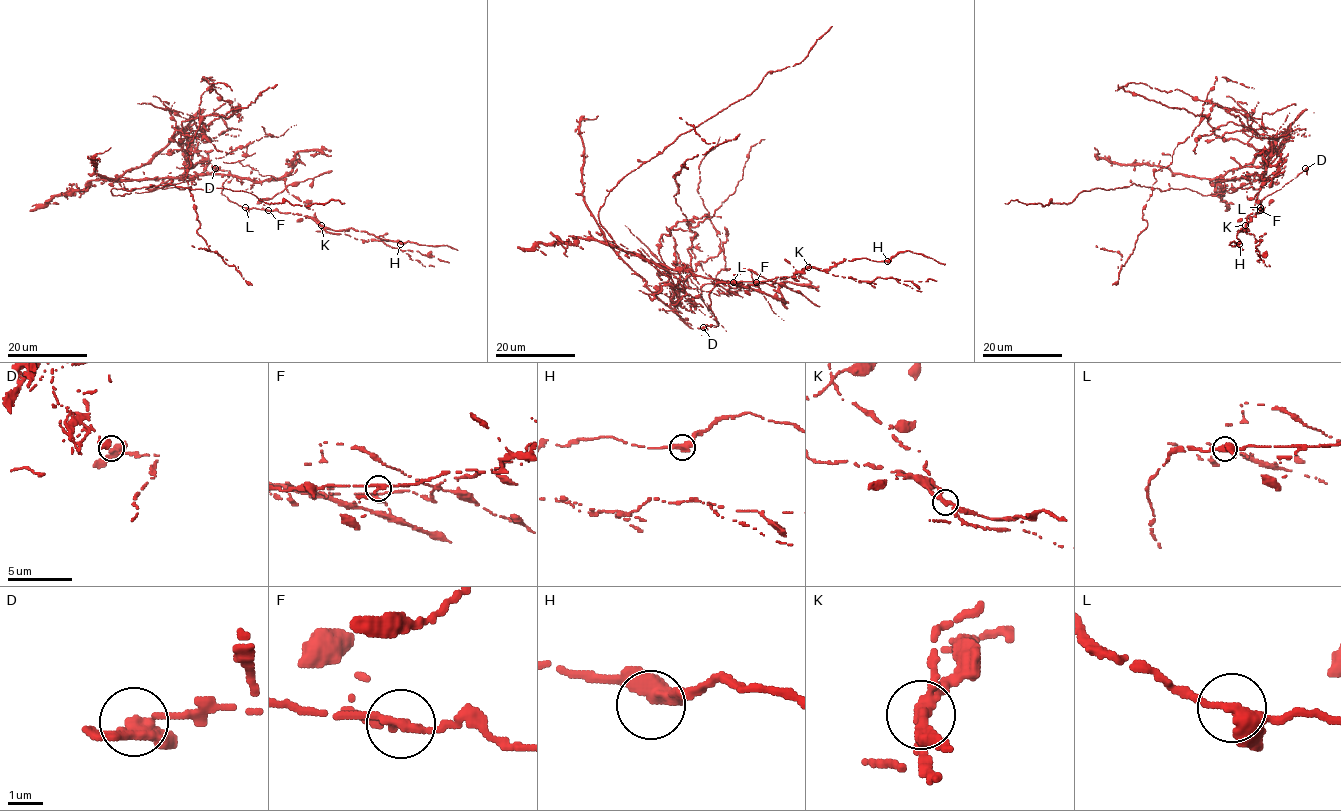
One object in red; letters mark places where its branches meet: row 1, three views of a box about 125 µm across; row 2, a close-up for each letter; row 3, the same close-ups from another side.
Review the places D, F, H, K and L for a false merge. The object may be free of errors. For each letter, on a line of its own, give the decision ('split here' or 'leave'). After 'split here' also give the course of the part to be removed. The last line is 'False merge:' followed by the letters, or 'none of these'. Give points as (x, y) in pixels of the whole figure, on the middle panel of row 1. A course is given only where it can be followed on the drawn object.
D: leave
F: leave
H: leave
K: split here; foreign part runs (808, 267), (752, 289), (607, 245), (686, 295), (660, 237), (689, 230), (674, 175), (714, 142), (679, 117)
L: leave
False merge: K

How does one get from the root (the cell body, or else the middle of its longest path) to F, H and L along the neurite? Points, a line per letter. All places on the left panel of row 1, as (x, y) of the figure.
F: (145, 163), (120, 178), (226, 174), (261, 181), (272, 175), (317, 220), (268, 210)
H: (145, 163), (120, 178), (226, 174), (261, 181), (272, 175), (313, 209), (321, 225), (354, 228), (400, 244)
L: (145, 163), (120, 178), (226, 174), (261, 181), (272, 175), (317, 220), (245, 207)

